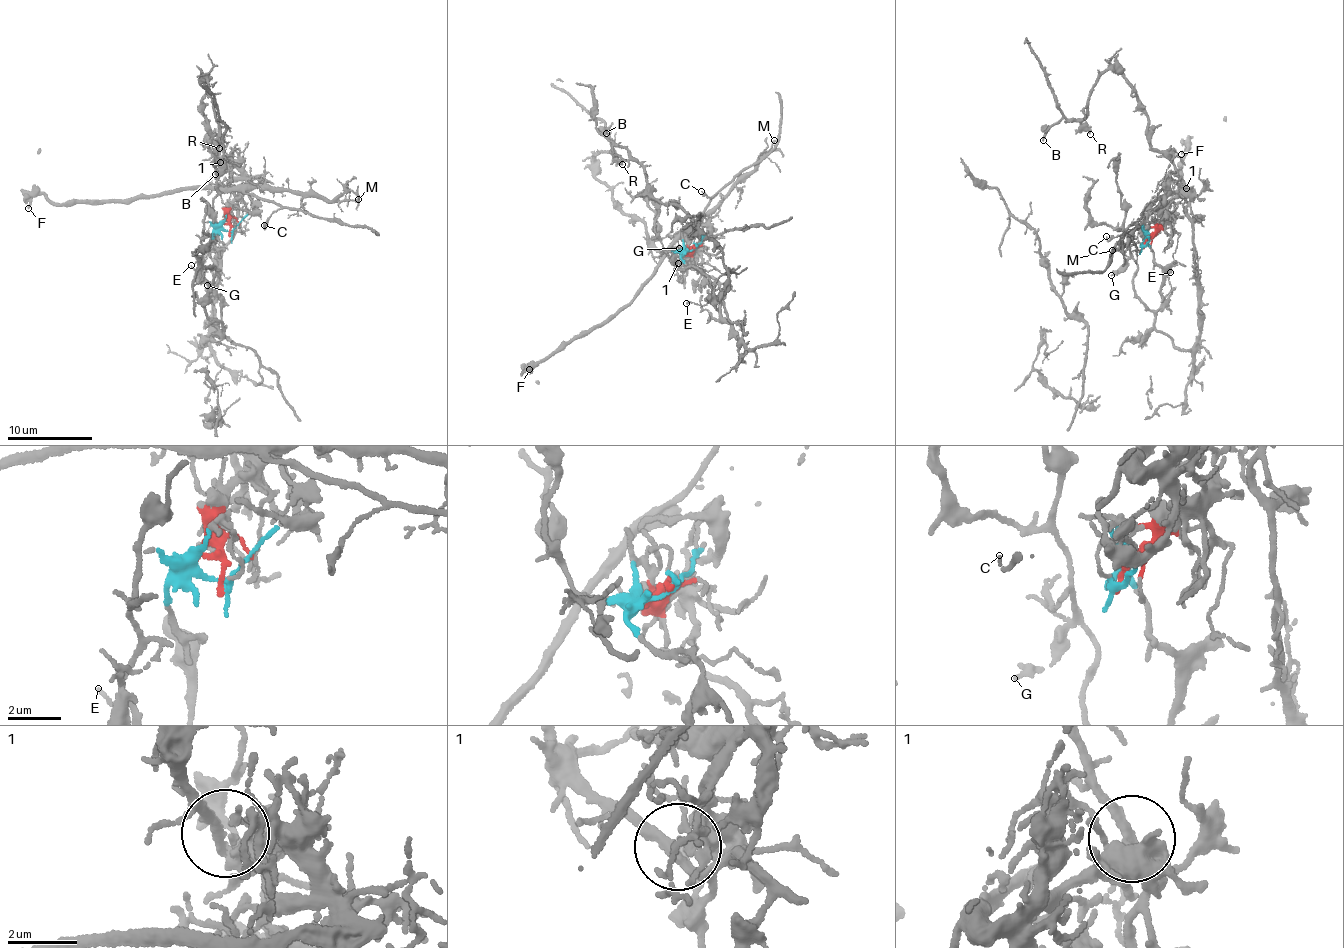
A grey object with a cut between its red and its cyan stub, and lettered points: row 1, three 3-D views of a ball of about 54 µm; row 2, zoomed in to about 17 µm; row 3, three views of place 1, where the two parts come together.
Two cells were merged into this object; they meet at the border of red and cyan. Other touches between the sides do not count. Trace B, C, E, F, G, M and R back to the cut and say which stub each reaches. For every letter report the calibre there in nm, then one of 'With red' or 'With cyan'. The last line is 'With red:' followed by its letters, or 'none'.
B: Thickness 180 nm. With cyan
C: Thickness 130 nm. With red
E: Thickness 120 nm. With cyan
F: Thickness 200 nm. With red
G: Thickness 260 nm. With cyan
M: Thickness 170 nm. With red
R: Thickness 360 nm. With cyan
With red: C, F, M

